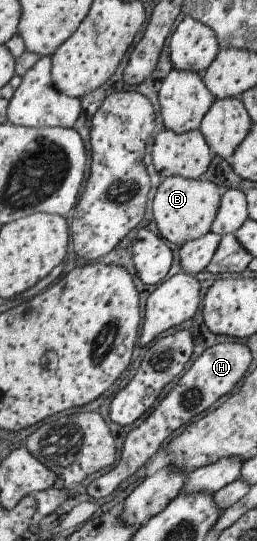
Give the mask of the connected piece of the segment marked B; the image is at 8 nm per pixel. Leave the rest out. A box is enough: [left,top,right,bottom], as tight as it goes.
[153,176,223,245]

